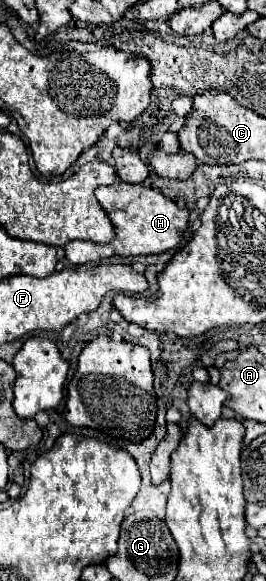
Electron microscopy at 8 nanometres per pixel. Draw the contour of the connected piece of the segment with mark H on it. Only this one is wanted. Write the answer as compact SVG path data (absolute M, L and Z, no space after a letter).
M116 181L108 187L98 187L96 189L96 199L100 201L102 209L108 213L110 221L114 223L116 229L116 239L98 245L98 243L84 243L84 241L70 241L64 251L70 263L74 265L84 265L84 263L94 263L98 259L106 259L112 255L158 255L168 249L174 249L180 245L184 231L188 227L188 209L180 209L174 201L170 201L166 195L162 195L154 187L144 187L144 185L130 185Z

